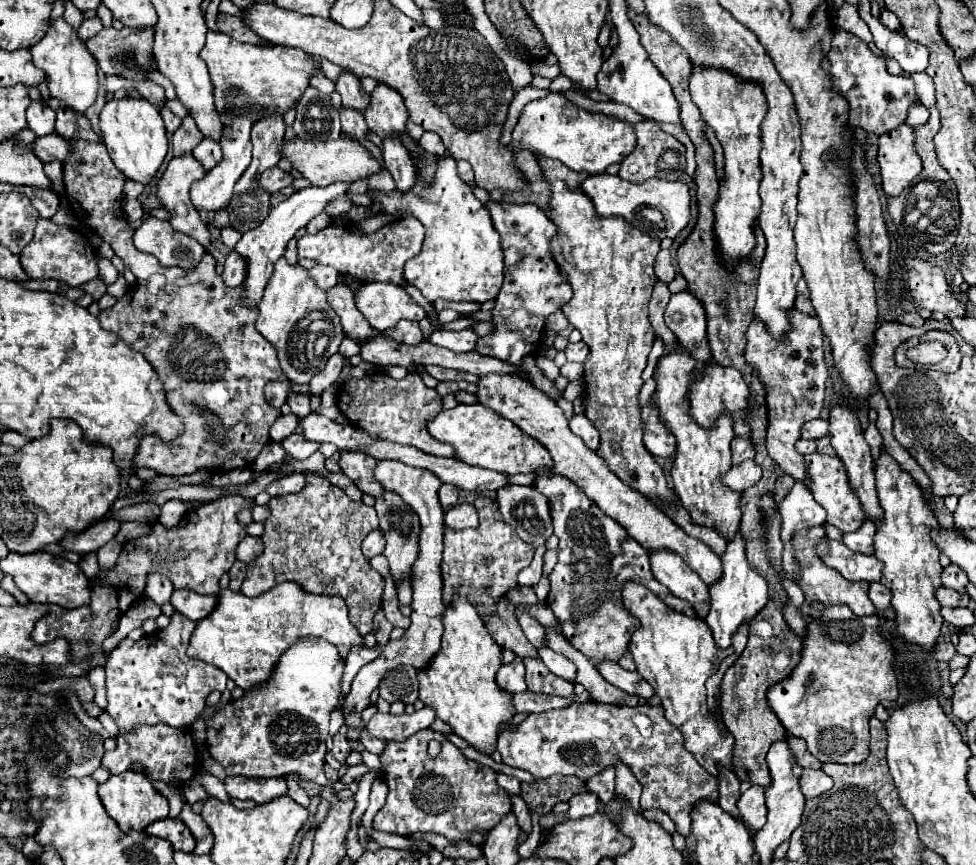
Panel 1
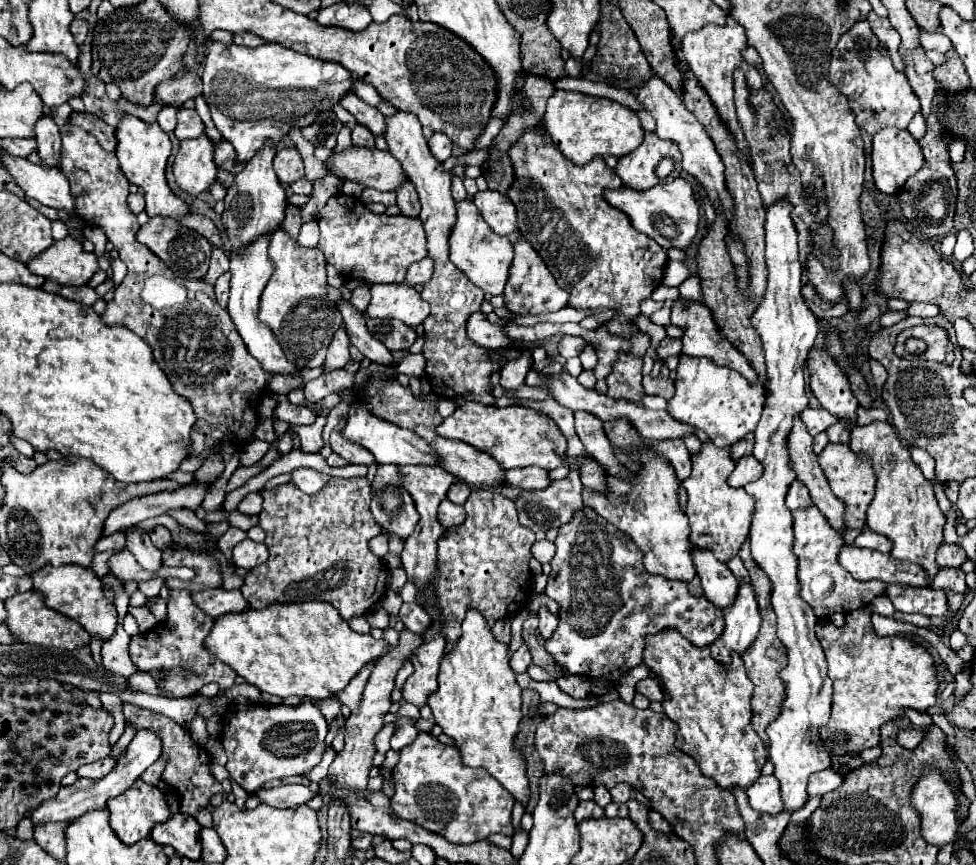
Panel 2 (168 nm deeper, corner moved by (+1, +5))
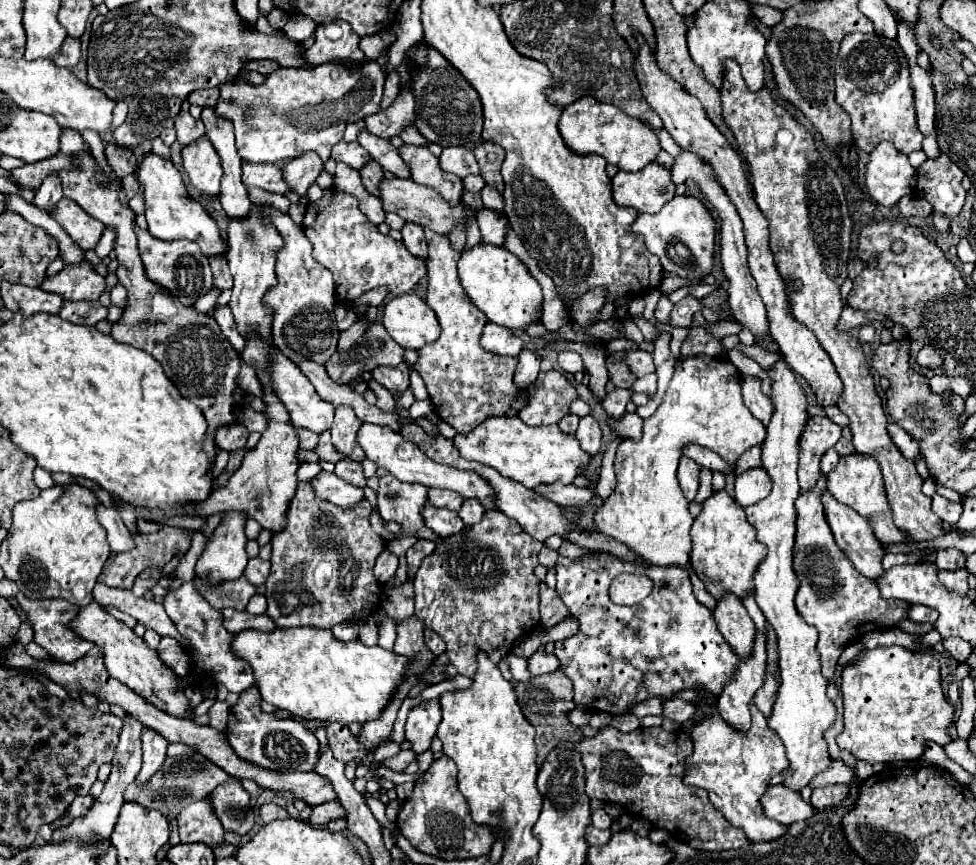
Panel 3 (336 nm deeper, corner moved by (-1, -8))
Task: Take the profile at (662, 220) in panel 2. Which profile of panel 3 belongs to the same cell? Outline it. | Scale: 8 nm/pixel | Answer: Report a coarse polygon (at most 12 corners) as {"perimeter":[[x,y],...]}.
{"perimeter":[[691,195],[637,215],[635,235],[665,271],[711,273],[715,219]]}

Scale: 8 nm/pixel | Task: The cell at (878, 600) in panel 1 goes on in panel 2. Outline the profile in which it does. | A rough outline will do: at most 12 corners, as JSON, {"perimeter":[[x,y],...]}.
{"perimeter":[[887,586],[895,610],[943,616],[941,590]]}

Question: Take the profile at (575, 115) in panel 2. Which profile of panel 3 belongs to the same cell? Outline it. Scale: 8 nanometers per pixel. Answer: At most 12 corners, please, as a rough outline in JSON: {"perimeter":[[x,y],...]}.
{"perimeter":[[581,97],[559,131],[577,155],[623,171],[655,161],[655,131],[615,105]]}

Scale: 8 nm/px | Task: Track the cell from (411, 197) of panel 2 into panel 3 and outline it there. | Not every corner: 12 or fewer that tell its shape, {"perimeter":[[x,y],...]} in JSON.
{"perimeter":[[405,223],[403,243],[411,255],[425,259],[427,241],[423,227]]}

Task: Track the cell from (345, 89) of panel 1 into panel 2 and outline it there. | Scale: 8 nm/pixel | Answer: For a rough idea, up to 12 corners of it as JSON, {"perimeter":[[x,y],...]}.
{"perimeter":[[359,96],[341,98],[359,124],[373,136],[383,136],[383,114]]}

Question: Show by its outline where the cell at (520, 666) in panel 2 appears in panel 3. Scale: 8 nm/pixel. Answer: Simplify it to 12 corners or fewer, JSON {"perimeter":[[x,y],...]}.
{"perimeter":[[535,651],[529,659],[531,675],[545,675],[559,669],[555,655]]}

